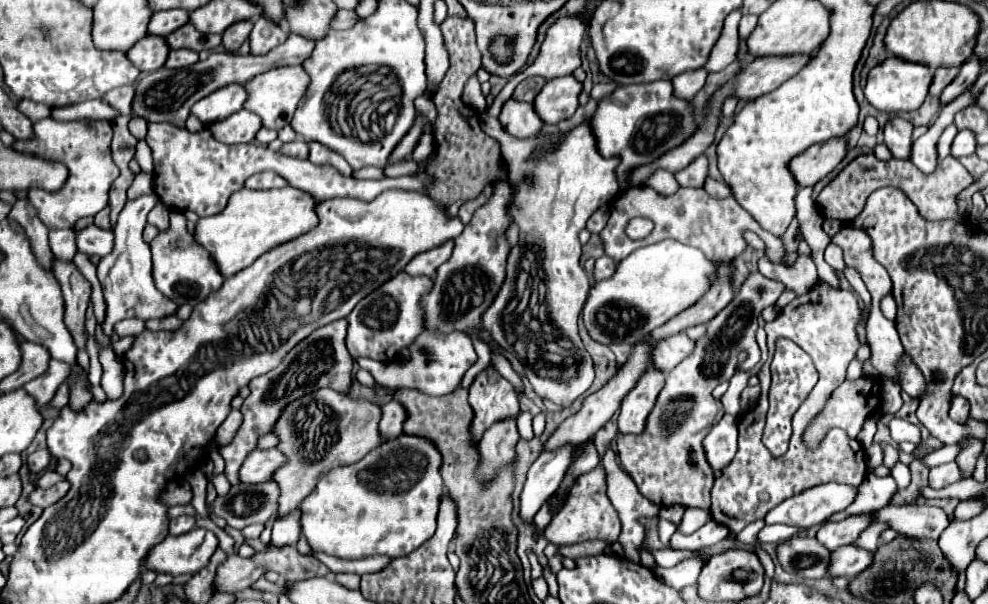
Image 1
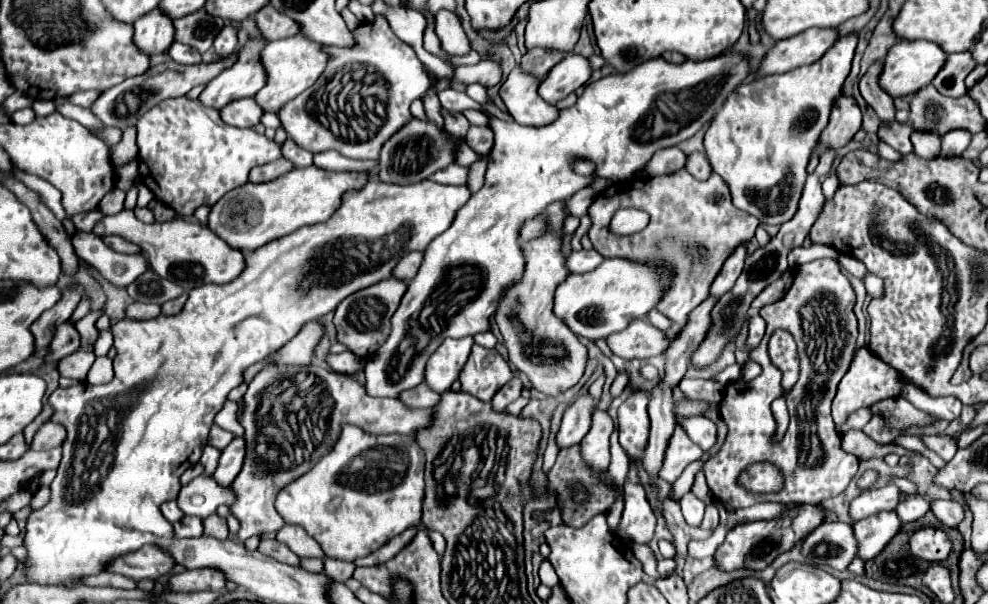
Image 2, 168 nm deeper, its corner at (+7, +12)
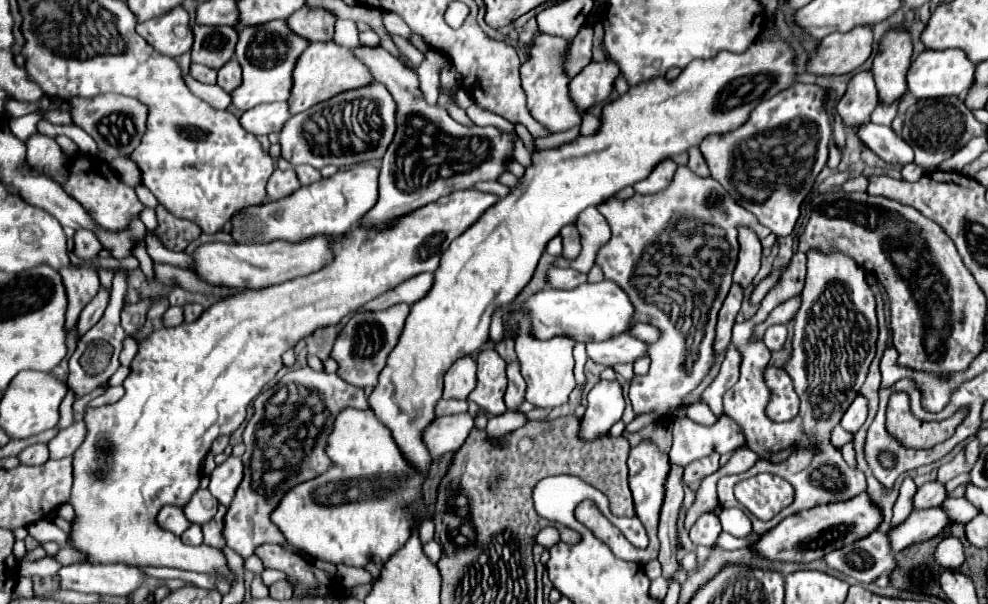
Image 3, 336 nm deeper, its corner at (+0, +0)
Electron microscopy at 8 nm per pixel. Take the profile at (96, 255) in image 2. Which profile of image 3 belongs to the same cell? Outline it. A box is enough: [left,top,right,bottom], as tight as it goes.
[74,230,102,260]

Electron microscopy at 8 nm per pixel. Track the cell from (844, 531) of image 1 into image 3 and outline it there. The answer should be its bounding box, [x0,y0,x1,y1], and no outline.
[912,482,946,510]

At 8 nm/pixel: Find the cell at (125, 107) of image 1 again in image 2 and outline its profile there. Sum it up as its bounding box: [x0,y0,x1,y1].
[67,90,101,108]

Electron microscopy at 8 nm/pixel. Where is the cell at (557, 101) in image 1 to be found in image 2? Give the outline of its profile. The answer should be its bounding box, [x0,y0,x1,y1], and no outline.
[539,54,591,104]

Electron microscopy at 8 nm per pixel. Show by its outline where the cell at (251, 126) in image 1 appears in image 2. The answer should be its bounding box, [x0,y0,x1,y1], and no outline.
[221,98,265,128]

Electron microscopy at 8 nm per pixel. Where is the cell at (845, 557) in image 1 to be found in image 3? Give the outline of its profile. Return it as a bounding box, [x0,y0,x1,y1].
[890,508,948,552]

